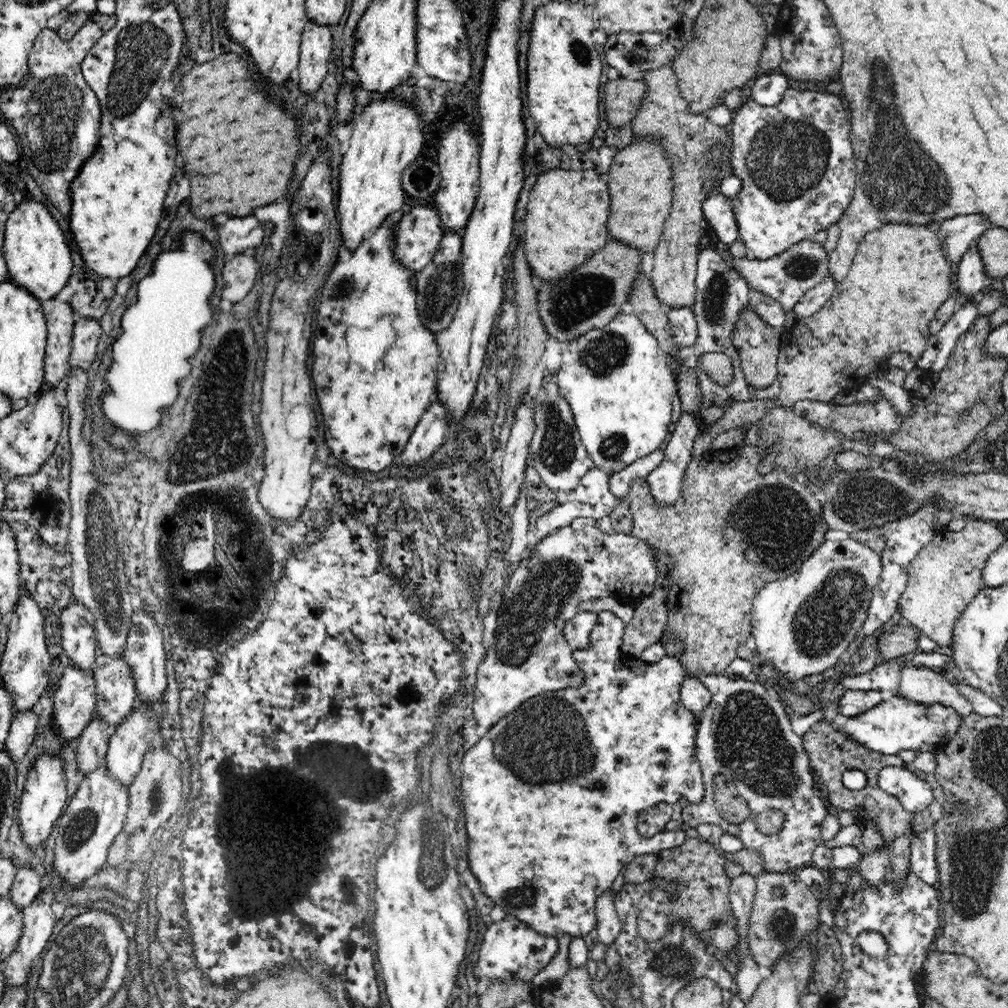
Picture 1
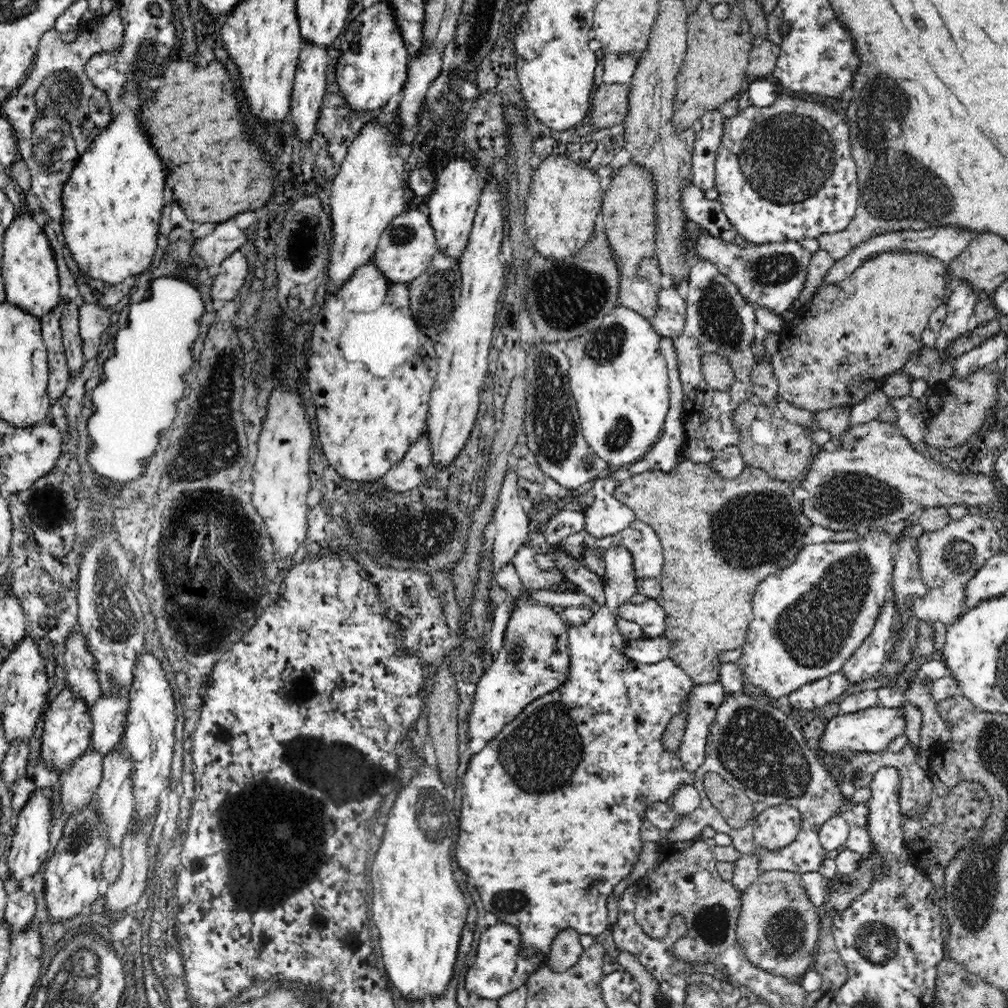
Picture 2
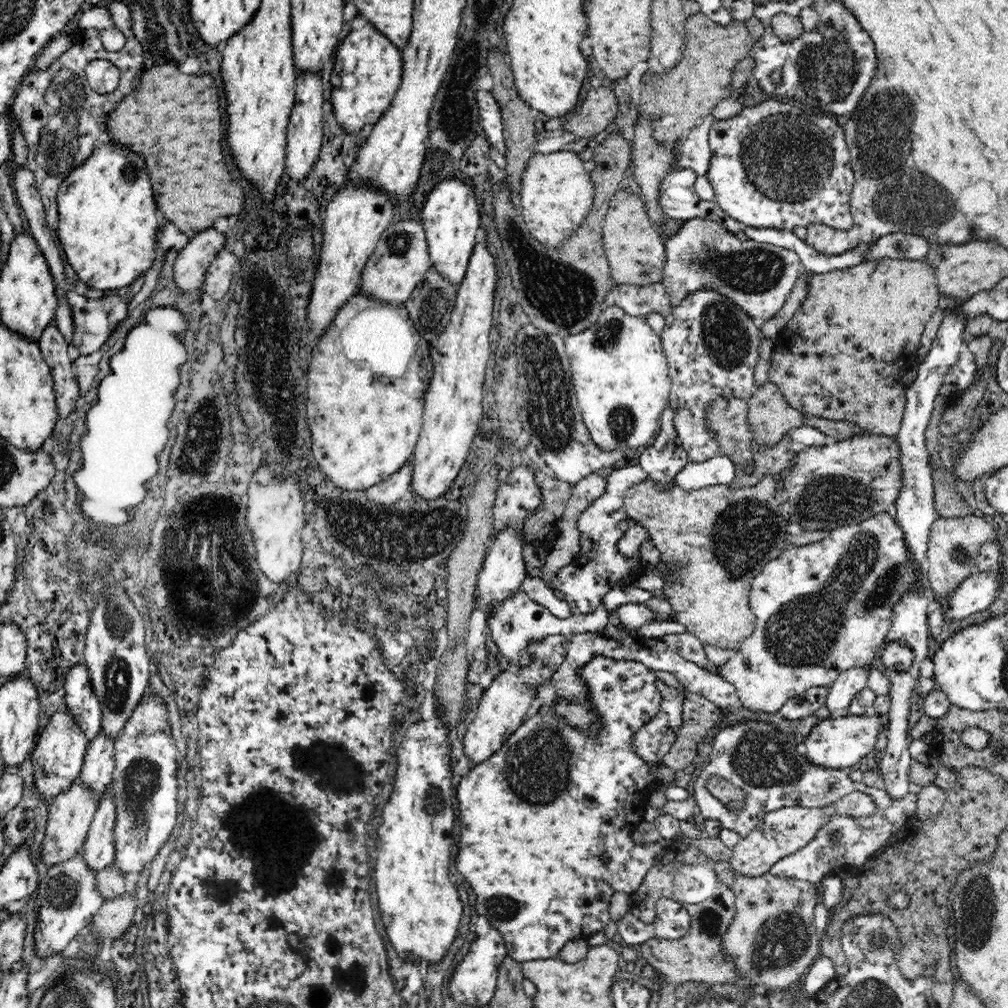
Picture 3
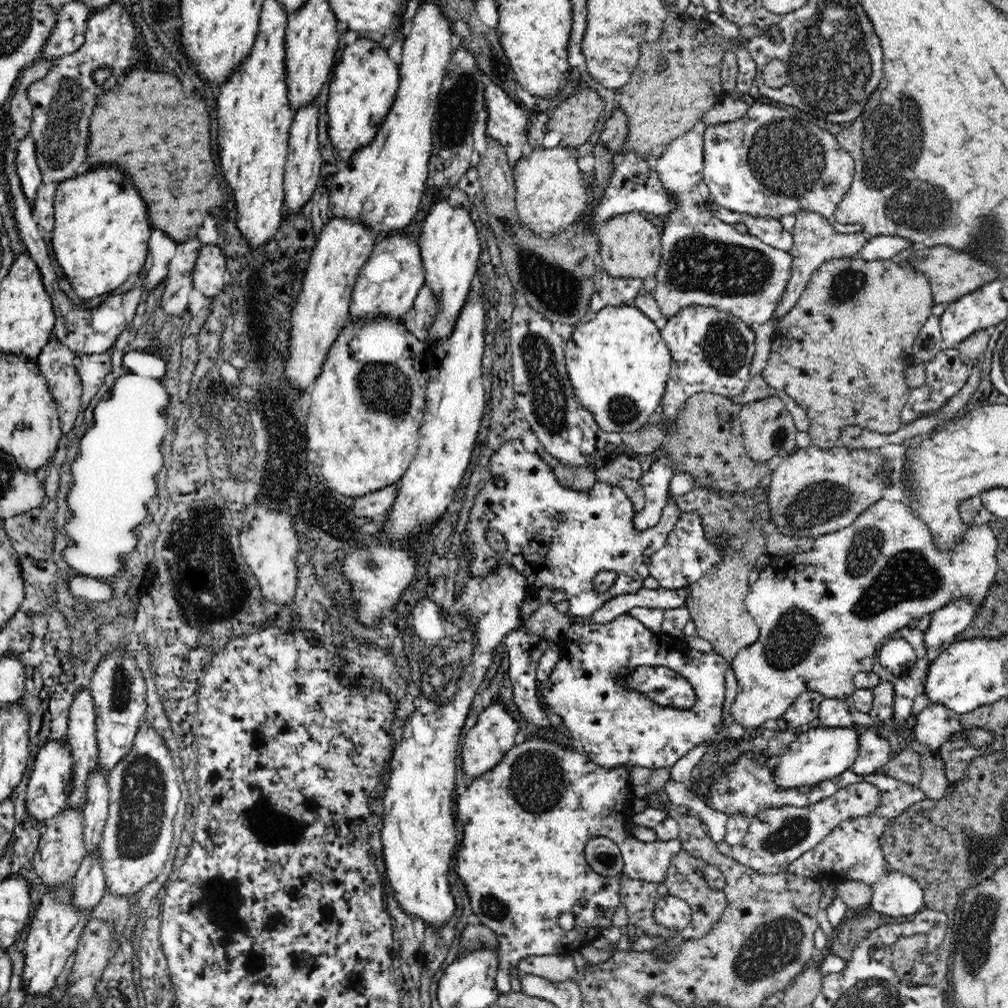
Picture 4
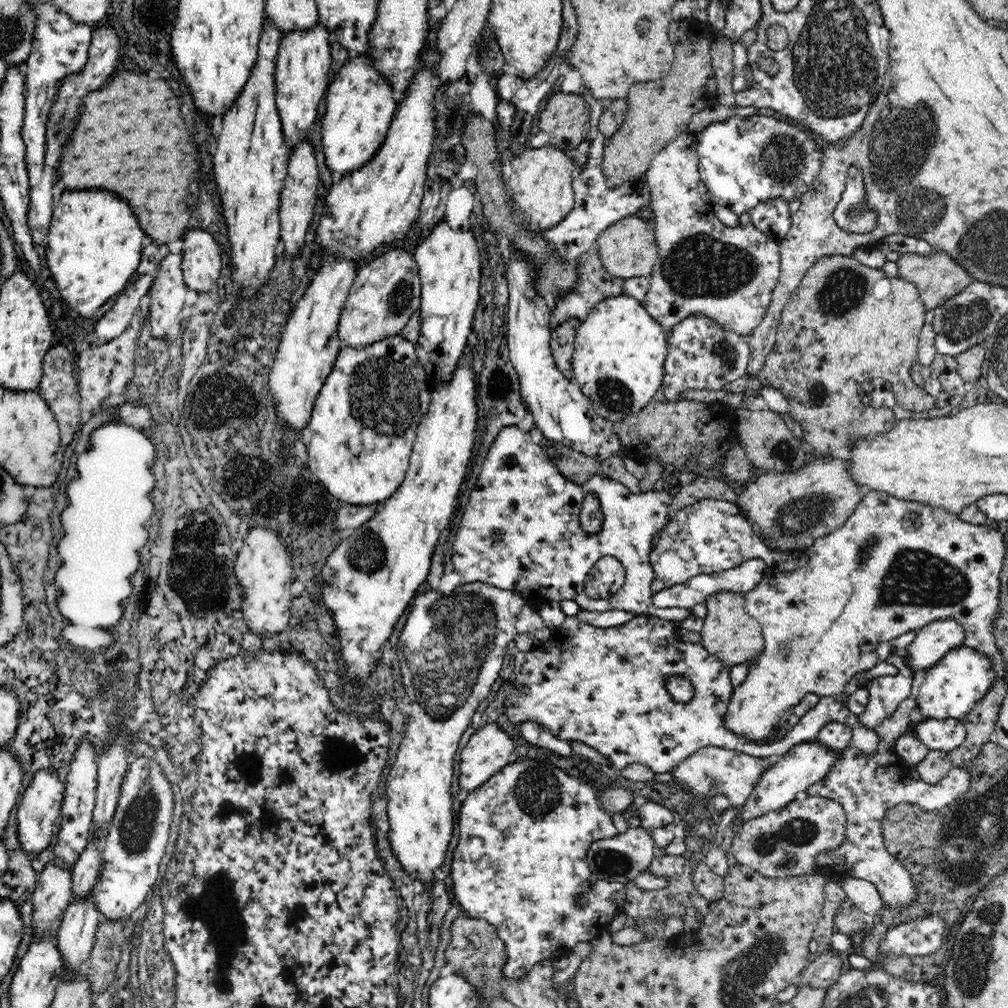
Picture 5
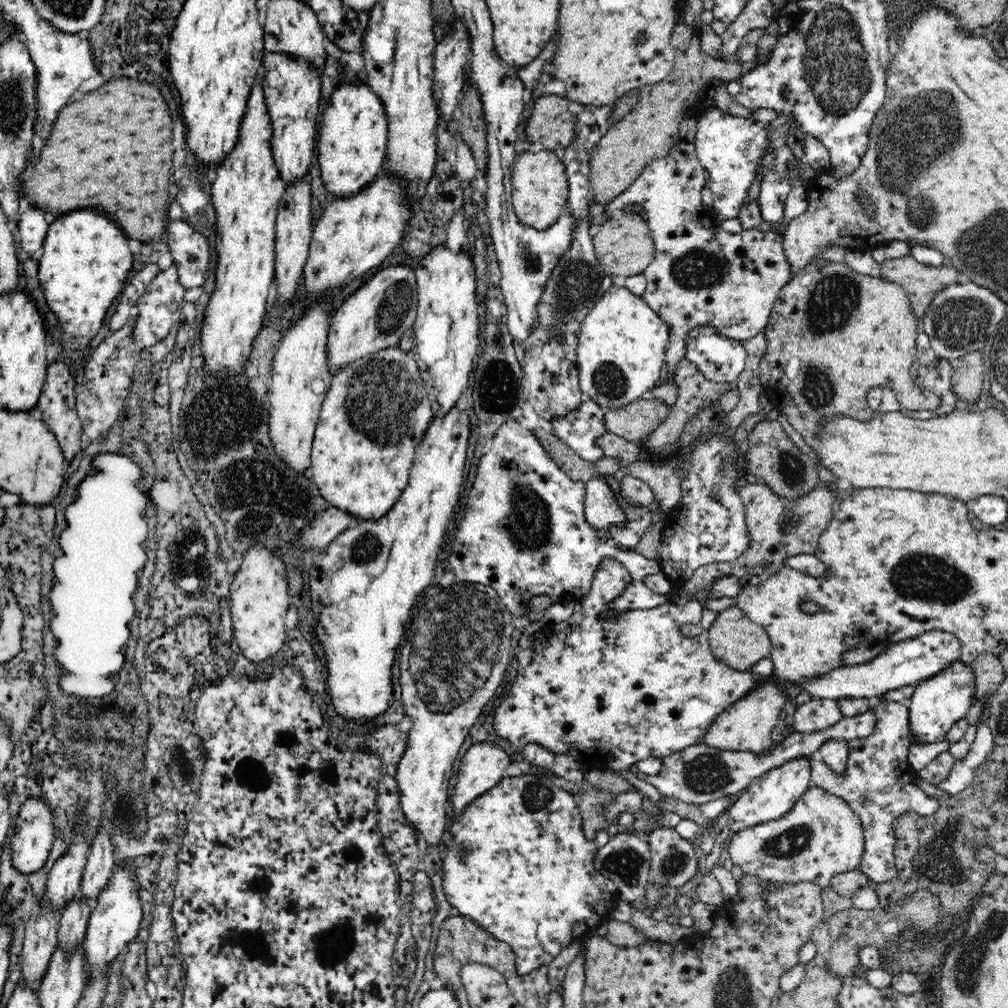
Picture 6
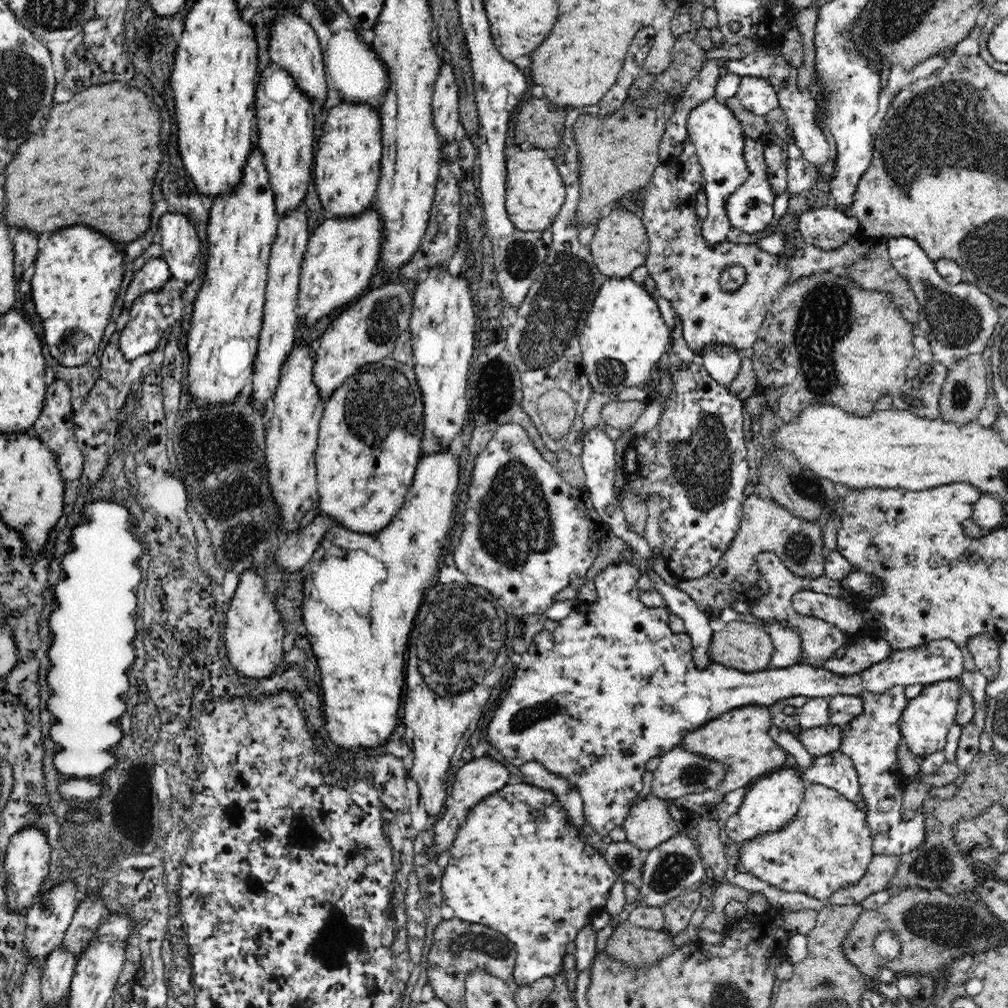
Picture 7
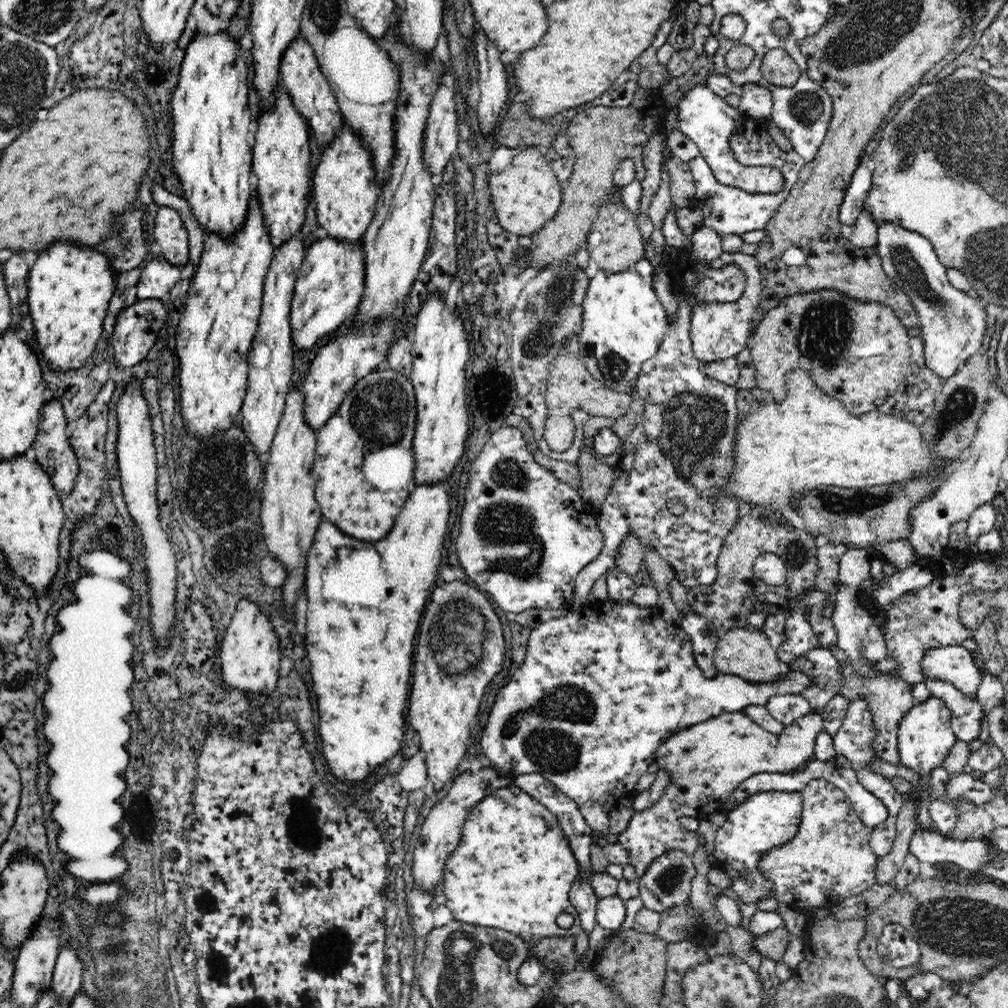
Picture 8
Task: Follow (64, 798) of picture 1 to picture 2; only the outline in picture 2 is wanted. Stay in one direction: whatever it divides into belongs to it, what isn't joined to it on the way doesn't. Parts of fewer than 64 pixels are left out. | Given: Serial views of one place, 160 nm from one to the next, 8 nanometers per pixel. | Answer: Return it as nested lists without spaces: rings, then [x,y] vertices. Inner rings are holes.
[[[40,787],[36,789],[27,800],[26,804],[19,810],[17,824],[13,833],[12,846],[10,854],[7,857],[7,865],[11,873],[11,879],[21,887],[22,878],[34,876],[42,862],[48,856],[50,850],[50,828],[52,826],[52,798],[54,791],[50,787]]]

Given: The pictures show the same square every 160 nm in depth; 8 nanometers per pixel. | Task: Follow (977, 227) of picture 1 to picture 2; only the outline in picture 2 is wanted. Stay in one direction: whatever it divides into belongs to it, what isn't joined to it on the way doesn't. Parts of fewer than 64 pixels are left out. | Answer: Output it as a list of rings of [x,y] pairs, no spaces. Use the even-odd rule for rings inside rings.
[[[952,226],[927,228],[922,231],[894,231],[876,235],[860,244],[860,246],[853,248],[852,252],[848,252],[842,260],[835,261],[833,266],[830,267],[828,272],[823,276],[818,290],[822,290],[822,286],[832,286],[832,284],[836,284],[837,281],[844,280],[844,278],[850,276],[864,260],[868,260],[868,258],[872,258],[872,256],[876,256],[876,254],[883,253],[884,251],[906,249],[910,252],[918,251],[920,253],[928,253],[928,255],[932,255],[946,264],[948,261],[952,261],[973,237],[974,234],[972,234],[972,232],[964,232],[961,228],[952,228]]]

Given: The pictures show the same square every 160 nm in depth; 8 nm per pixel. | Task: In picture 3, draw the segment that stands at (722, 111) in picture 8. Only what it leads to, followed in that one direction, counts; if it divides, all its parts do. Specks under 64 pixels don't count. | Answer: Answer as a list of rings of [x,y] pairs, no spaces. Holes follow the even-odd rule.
[[[776,98],[765,99],[757,105],[750,102],[748,106],[744,106],[743,109],[732,118],[715,121],[714,124],[712,124],[708,138],[712,158],[709,161],[710,167],[707,178],[715,192],[713,201],[728,216],[734,218],[734,220],[746,226],[753,226],[754,228],[775,228],[776,230],[786,231],[793,231],[794,228],[798,228],[798,226],[808,227],[808,224],[837,228],[841,231],[852,228],[853,218],[850,214],[849,200],[855,183],[855,176],[848,146],[846,146],[846,142],[844,142],[844,130],[832,120],[832,116],[808,108],[801,110],[792,104],[788,104],[788,102],[783,102],[783,100],[778,101]]]

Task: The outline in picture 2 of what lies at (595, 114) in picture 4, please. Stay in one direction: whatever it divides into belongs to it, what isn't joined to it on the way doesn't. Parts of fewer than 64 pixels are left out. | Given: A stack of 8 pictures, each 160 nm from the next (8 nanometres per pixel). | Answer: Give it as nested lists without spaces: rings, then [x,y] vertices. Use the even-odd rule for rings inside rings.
[[[602,84],[594,92],[591,98],[592,115],[591,123],[599,128],[610,128],[620,124],[628,114],[628,85],[624,84]]]

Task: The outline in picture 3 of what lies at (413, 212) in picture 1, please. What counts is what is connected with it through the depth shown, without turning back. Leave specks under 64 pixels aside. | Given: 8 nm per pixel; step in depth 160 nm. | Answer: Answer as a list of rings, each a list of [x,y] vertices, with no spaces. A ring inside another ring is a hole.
[[[393,220],[384,230],[377,246],[362,272],[360,293],[393,305],[402,305],[409,299],[424,275],[430,270],[428,241],[424,227],[418,220]]]

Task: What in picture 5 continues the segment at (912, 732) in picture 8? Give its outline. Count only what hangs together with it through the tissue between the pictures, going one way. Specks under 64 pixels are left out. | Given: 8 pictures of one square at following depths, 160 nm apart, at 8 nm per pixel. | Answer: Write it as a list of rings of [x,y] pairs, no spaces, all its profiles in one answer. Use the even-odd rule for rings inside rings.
[[[960,645],[948,651],[934,667],[925,671],[925,678],[918,690],[918,708],[936,719],[963,719],[984,698],[989,684],[998,674],[992,669],[992,661],[986,655]]]

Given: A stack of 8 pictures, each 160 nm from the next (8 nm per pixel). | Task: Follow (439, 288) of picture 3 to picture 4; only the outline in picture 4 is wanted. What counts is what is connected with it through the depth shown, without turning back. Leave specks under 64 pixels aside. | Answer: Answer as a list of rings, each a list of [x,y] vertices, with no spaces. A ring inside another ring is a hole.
[[[425,282],[420,288],[412,308],[401,319],[406,325],[406,329],[417,339],[426,340],[430,336],[430,326],[434,324],[438,312],[440,312],[438,299],[432,293],[430,285],[426,285]]]

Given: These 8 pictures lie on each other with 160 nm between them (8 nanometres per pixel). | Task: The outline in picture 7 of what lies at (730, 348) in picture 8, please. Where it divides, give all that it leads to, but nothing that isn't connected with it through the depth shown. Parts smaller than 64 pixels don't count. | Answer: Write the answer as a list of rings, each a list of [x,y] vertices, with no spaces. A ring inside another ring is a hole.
[[[687,138],[682,144],[680,156],[666,164],[659,164],[655,168],[655,174],[652,175],[651,181],[638,190],[643,196],[643,210],[640,217],[645,224],[649,238],[649,253],[644,265],[657,286],[656,292],[652,292],[652,297],[654,299],[664,298],[671,303],[675,314],[681,320],[682,336],[688,348],[696,356],[702,355],[702,352],[707,352],[712,348],[720,348],[720,346],[732,347],[736,351],[753,348],[757,339],[757,329],[760,328],[768,308],[778,297],[784,285],[798,280],[798,278],[806,278],[812,273],[818,274],[821,270],[839,270],[842,267],[847,267],[852,261],[856,261],[866,254],[869,239],[863,238],[860,232],[852,235],[846,245],[835,249],[824,250],[808,244],[808,252],[804,251],[803,255],[796,256],[792,260],[779,260],[777,255],[760,249],[756,243],[736,244],[726,239],[719,246],[708,247],[704,243],[704,235],[701,234],[703,221],[696,215],[696,194],[704,186],[702,165],[699,163],[692,141]],[[734,264],[744,266],[746,282],[736,292],[724,292],[720,287],[720,273],[724,268],[734,266]]]

